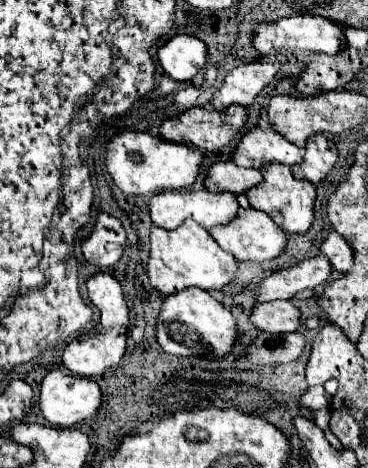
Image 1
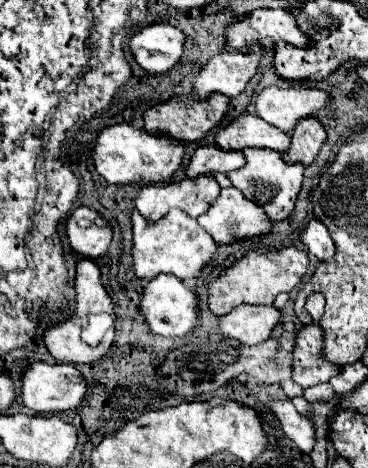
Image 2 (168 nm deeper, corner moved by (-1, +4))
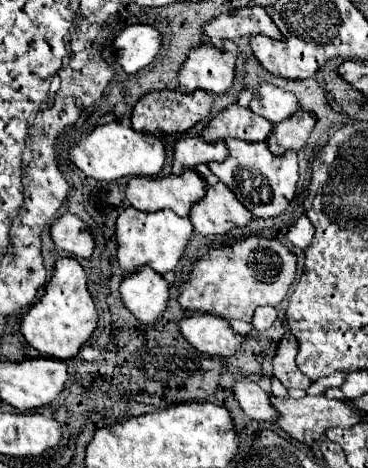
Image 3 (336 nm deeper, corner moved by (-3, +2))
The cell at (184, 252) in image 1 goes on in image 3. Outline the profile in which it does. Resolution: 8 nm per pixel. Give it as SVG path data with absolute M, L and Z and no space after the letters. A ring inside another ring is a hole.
M129 206L117 218L117 228L115 228L117 262L125 272L135 272L141 266L151 266L159 274L171 272L177 266L177 260L181 258L181 252L191 236L193 236L193 226L189 218L181 218L173 210L143 214Z

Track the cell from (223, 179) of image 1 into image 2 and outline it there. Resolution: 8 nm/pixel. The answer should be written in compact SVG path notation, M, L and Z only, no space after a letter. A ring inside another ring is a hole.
M199 146L187 164L187 176L195 180L197 176L203 174L213 174L213 172L227 174L243 166L245 166L243 152L223 152L217 146Z

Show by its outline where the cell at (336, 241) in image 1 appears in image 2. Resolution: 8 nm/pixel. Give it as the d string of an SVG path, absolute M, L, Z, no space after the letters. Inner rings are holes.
M311 220L305 226L305 230L301 232L301 242L307 246L307 250L311 254L315 254L323 262L331 260L337 250L333 244L333 238L329 236L329 230L319 220Z

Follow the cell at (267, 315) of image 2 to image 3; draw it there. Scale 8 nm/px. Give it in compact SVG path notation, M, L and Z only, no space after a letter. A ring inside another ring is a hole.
M207 314L181 318L177 326L183 338L195 350L209 354L209 356L221 356L221 358L233 356L243 342L249 342L249 338L235 334L227 320L213 318Z

